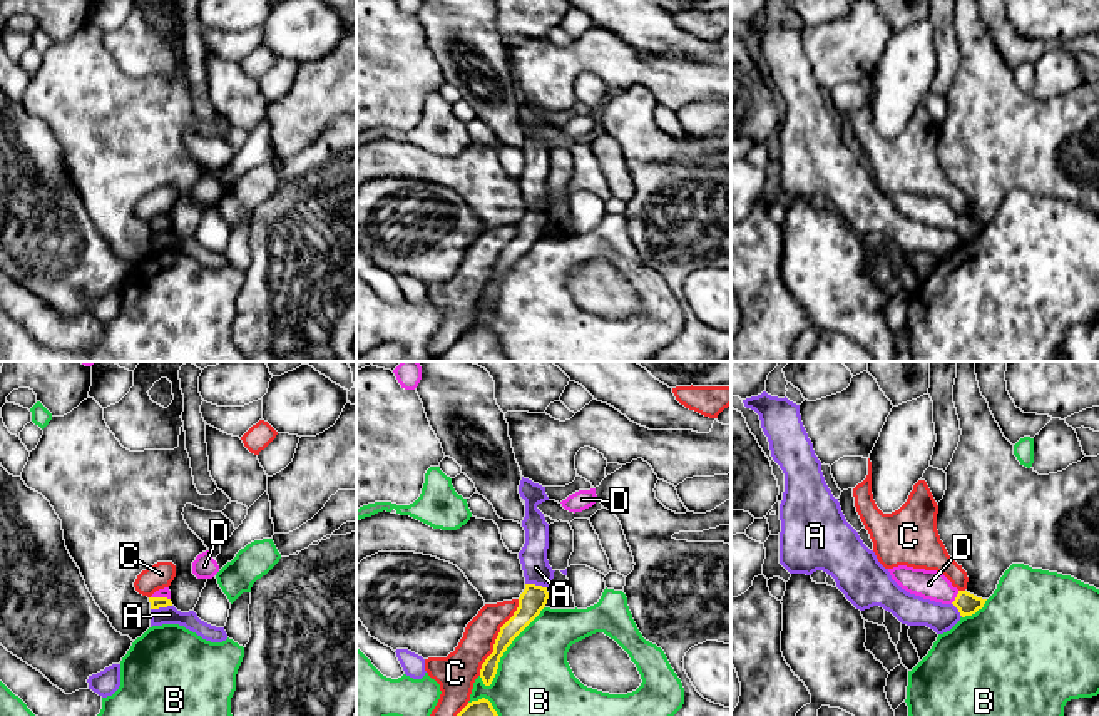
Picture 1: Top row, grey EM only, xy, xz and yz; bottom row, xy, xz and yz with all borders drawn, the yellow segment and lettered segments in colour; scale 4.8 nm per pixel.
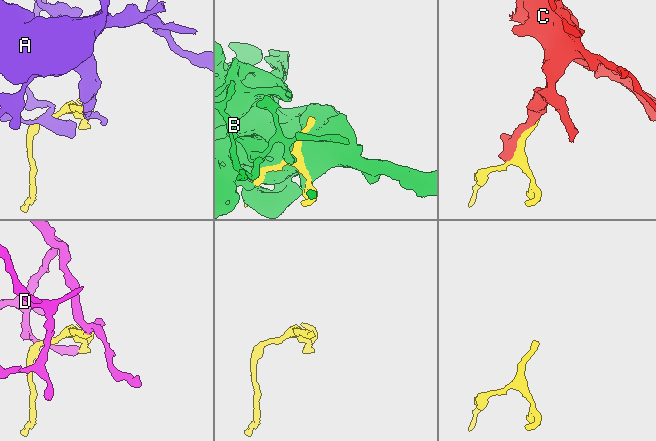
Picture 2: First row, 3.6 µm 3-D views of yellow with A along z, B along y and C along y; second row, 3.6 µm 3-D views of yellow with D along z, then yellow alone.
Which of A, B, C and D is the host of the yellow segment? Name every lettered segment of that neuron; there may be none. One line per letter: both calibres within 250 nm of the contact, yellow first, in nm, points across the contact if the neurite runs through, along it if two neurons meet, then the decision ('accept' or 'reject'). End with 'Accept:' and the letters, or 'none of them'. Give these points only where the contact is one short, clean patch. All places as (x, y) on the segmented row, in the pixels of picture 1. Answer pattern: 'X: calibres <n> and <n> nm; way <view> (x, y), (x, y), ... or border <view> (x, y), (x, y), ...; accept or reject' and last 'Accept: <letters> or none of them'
A: calibres 60 and 90 nm; border xy (171, 604), (151, 609); reject
B: calibres 120 and 360 nm; reject
C: calibres 120 and 180 nm; reject
D: calibres 110 and 140 nm; accept
Accept: D

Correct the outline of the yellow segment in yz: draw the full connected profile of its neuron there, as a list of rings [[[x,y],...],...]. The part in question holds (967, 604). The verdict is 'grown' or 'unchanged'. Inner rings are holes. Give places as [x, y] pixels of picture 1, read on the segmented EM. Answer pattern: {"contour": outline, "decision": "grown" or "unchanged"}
{"contour": [[[898,565],[888,569],[888,572],[907,592],[935,602],[953,604],[962,617],[975,614],[987,601],[967,591],[958,591],[943,574],[937,570]]], "decision": "grown"}

